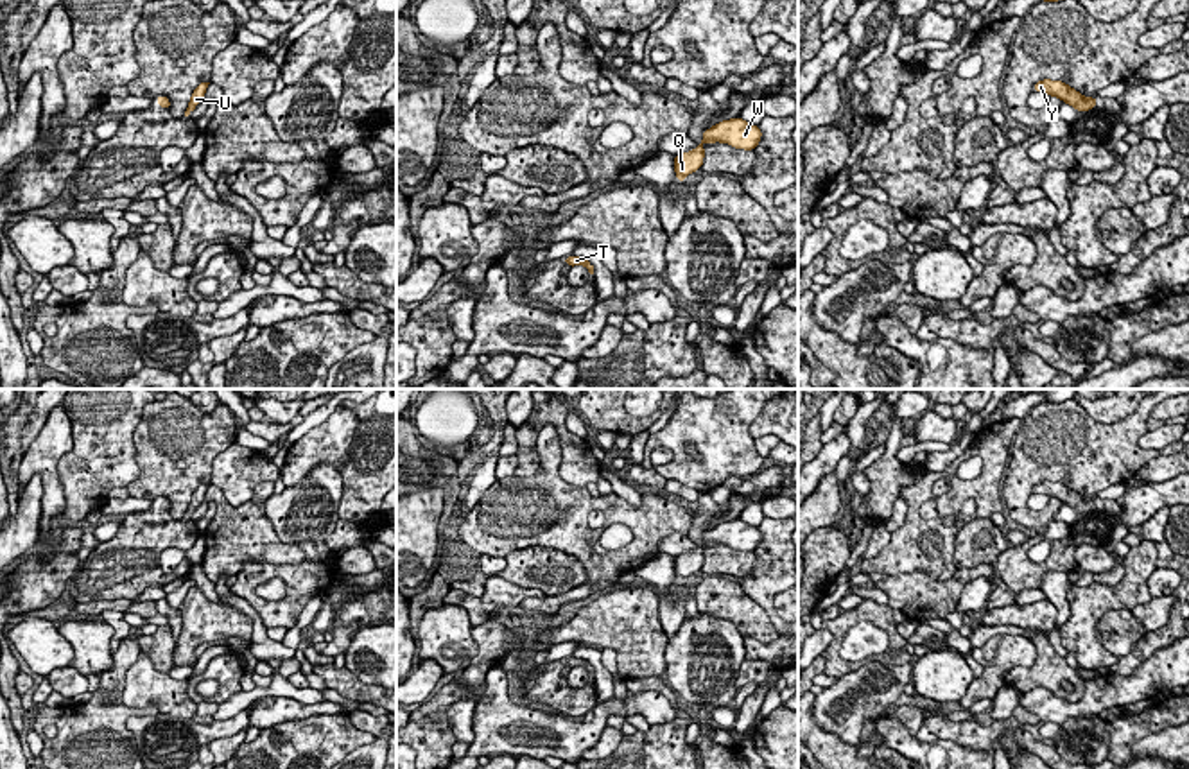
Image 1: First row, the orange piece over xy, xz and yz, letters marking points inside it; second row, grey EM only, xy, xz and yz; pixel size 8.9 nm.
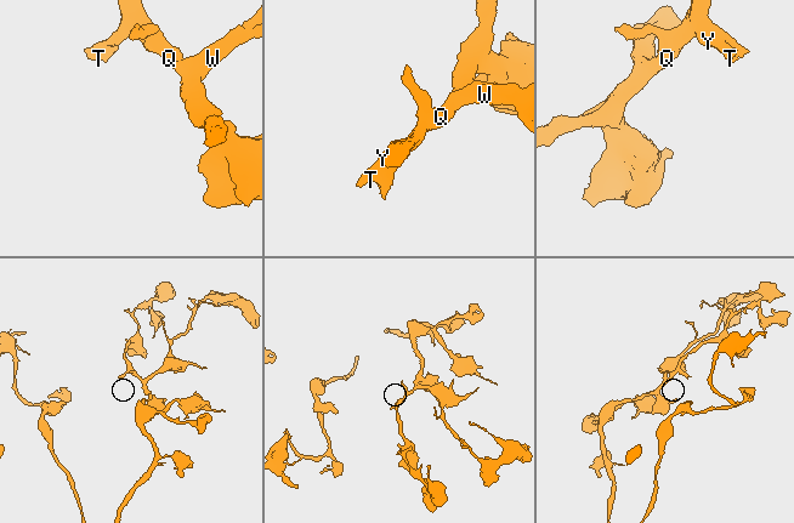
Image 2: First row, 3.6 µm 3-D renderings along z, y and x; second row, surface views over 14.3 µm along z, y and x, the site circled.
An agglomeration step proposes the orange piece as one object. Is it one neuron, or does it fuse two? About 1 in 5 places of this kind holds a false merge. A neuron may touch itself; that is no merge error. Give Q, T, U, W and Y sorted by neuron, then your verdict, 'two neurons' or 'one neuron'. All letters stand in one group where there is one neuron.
Q T U W Y; one neuron

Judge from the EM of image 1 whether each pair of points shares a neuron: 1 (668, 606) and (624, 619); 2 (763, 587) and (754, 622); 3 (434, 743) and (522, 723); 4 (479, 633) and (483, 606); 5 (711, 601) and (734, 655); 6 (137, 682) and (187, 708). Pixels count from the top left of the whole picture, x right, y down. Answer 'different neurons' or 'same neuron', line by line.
1: different neurons
2: different neurons
3: different neurons
4: different neurons
5: different neurons
6: same neuron

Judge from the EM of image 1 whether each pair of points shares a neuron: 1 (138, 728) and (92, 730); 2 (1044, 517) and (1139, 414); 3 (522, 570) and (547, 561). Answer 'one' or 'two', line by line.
1: two
2: one
3: one

